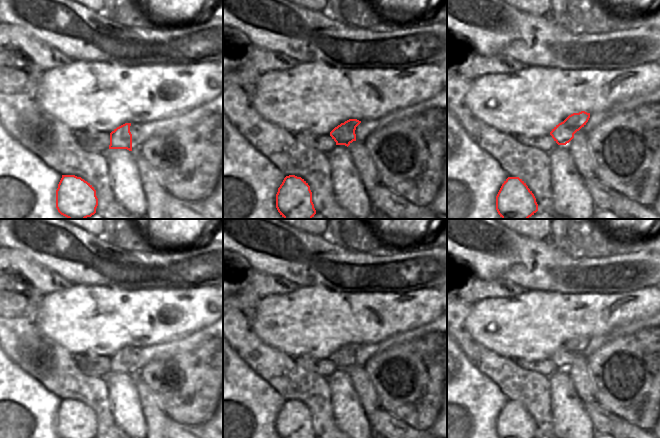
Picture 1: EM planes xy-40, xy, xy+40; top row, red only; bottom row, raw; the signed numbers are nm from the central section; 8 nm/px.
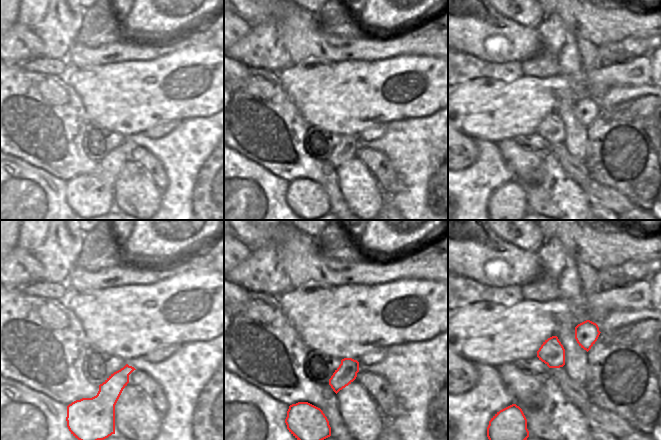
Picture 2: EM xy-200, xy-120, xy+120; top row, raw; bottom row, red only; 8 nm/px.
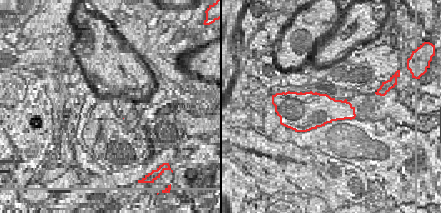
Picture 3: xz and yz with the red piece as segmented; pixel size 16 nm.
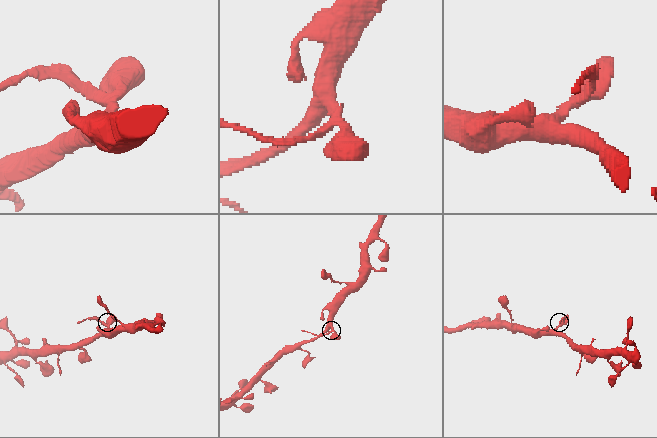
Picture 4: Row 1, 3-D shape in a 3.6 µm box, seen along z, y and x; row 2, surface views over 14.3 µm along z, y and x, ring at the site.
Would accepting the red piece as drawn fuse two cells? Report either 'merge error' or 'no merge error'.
merge error

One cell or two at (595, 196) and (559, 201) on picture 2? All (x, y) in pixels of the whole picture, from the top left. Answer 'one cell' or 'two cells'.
two cells

